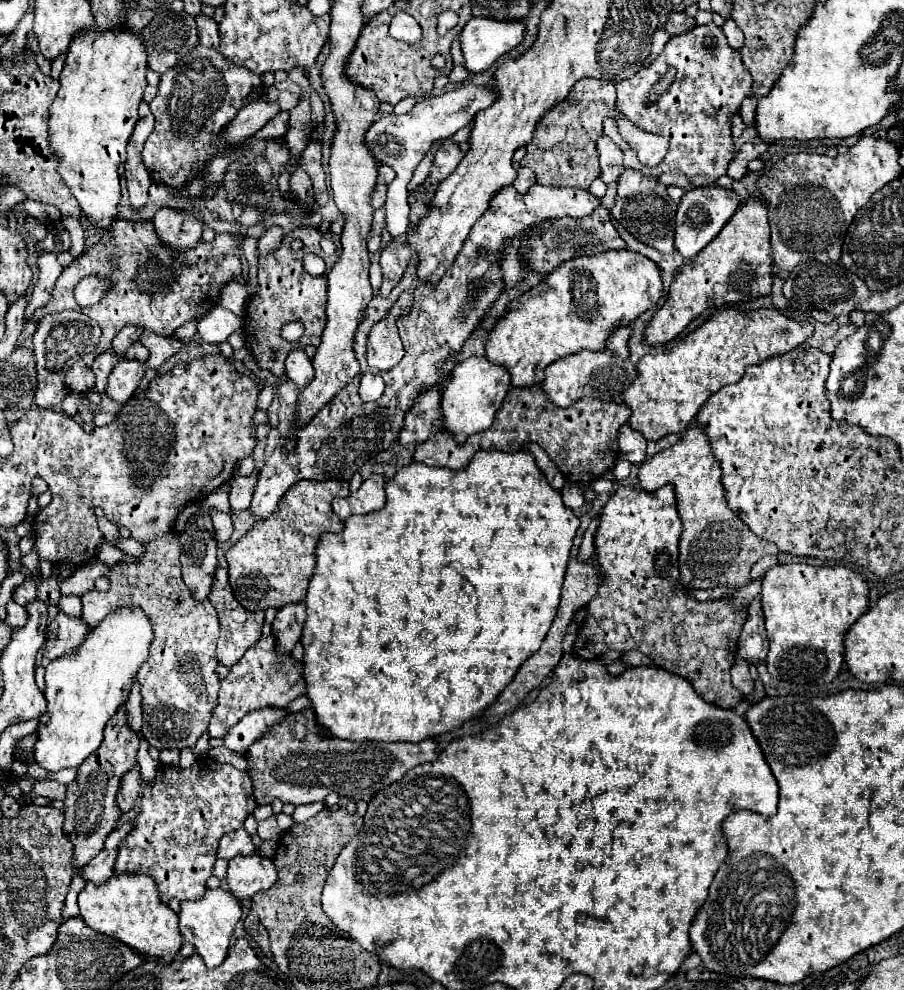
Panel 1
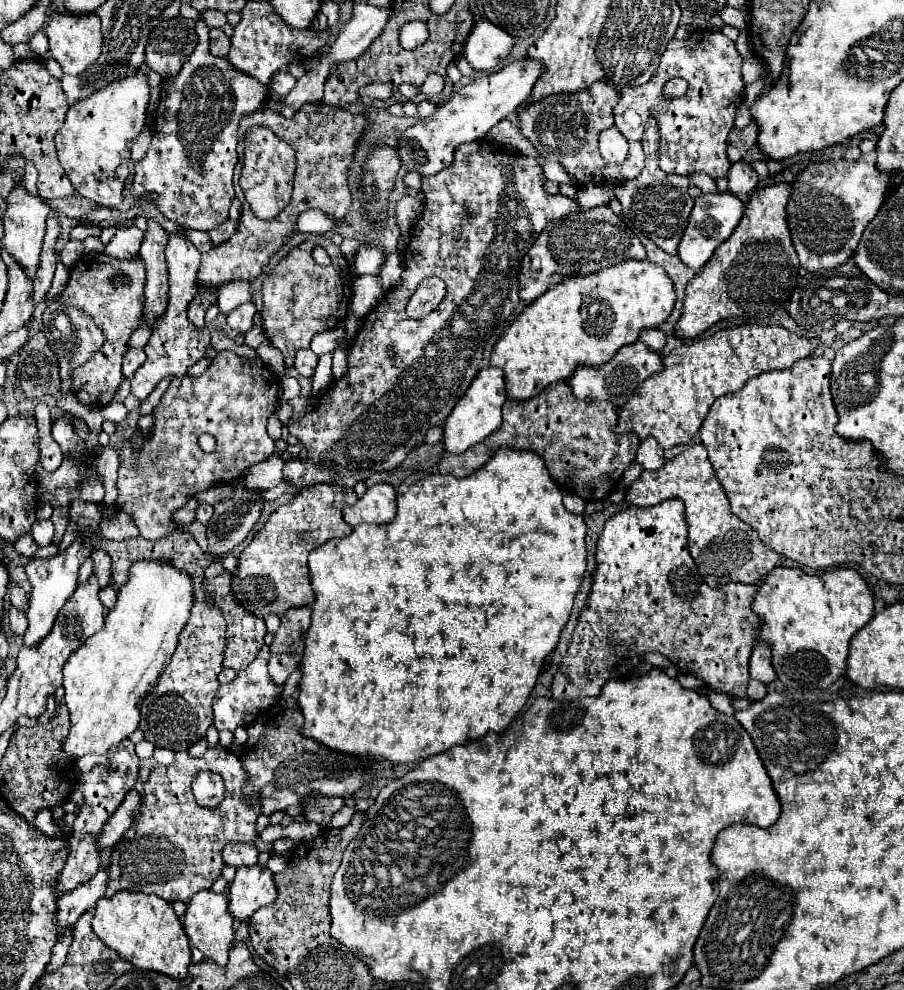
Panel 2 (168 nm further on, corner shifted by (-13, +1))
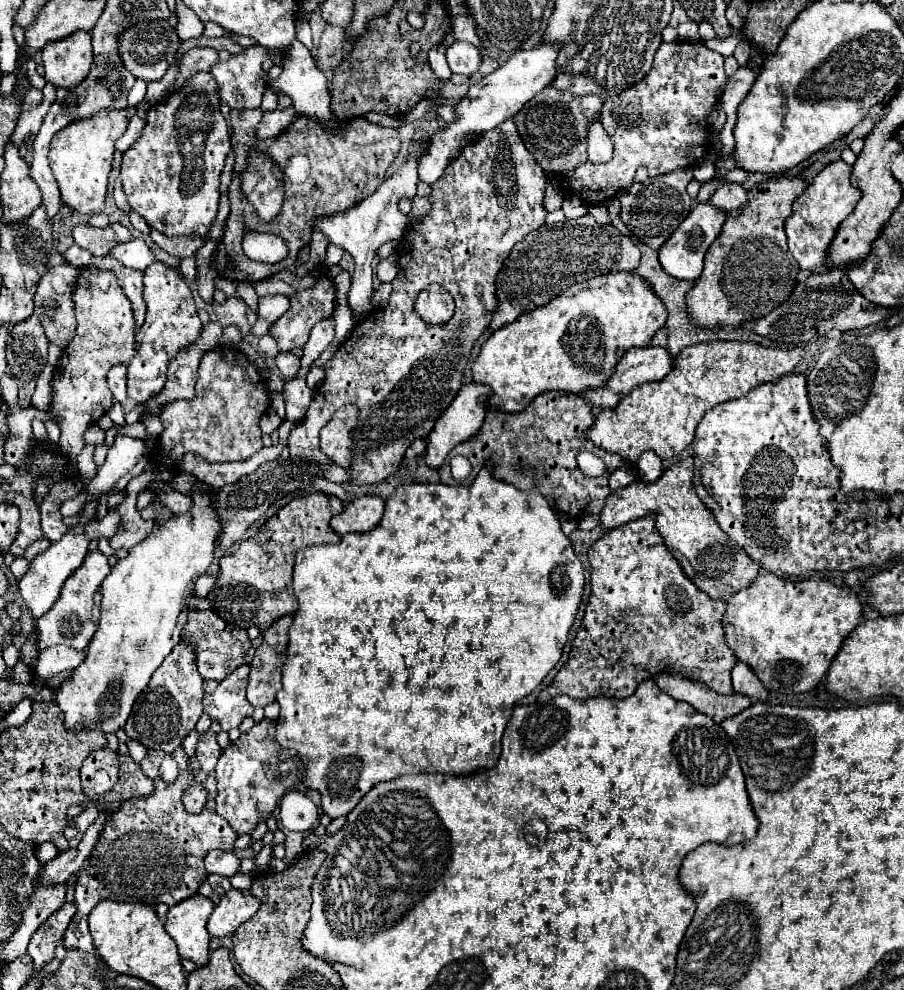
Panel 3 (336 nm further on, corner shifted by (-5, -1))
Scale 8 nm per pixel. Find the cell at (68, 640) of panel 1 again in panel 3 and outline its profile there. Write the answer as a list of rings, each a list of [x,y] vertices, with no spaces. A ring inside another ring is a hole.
[[[99,551],[87,553],[85,561],[81,563],[81,567],[73,573],[73,577],[69,577],[61,589],[61,597],[57,599],[57,603],[49,609],[49,613],[45,613],[45,617],[35,621],[35,629],[37,629],[37,651],[43,653],[45,649],[53,647],[53,645],[67,645],[73,647],[77,651],[83,651],[93,633],[95,633],[95,623],[91,619],[91,607],[93,607],[93,593],[99,589],[101,581],[107,577],[109,573],[109,563],[107,557]]]

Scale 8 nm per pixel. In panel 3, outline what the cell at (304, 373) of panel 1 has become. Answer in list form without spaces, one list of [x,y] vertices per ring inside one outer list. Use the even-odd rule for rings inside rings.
[[[279,353],[275,363],[277,363],[277,369],[281,371],[281,375],[285,375],[289,379],[293,379],[301,369],[301,359],[293,353]]]

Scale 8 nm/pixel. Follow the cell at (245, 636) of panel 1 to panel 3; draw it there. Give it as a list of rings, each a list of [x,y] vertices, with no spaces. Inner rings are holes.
[[[193,595],[189,599],[189,621],[185,629],[181,631],[181,639],[193,643],[197,649],[197,669],[203,679],[215,679],[223,681],[227,675],[231,675],[239,665],[251,663],[255,655],[255,647],[251,645],[251,639],[245,629],[237,629],[217,617],[217,611],[211,607],[211,601],[207,597]]]

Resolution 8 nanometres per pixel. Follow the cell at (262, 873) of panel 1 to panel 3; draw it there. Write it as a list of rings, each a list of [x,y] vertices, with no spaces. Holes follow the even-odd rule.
[[[229,889],[215,905],[209,917],[209,923],[207,923],[209,933],[213,937],[231,935],[241,923],[245,923],[257,913],[259,905],[261,901],[257,901],[257,897],[253,897],[249,891]]]

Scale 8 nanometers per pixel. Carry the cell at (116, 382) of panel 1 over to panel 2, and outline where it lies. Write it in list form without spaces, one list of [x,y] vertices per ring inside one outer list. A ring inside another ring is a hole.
[[[169,233],[165,257],[167,257],[167,277],[169,277],[167,309],[163,315],[157,317],[151,339],[145,345],[147,361],[135,371],[135,377],[131,379],[131,393],[139,401],[145,401],[161,379],[183,377],[187,369],[205,355],[205,347],[209,345],[209,329],[207,327],[197,329],[187,317],[187,307],[197,295],[197,269],[201,263],[201,253],[193,243],[183,239],[183,235]]]

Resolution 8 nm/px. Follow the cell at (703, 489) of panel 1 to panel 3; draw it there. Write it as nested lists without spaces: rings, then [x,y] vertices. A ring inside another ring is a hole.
[[[687,457],[673,467],[665,469],[655,483],[633,481],[631,485],[611,493],[601,511],[601,525],[613,529],[625,525],[633,519],[639,519],[651,511],[657,513],[657,531],[663,535],[667,549],[681,563],[685,575],[709,597],[729,599],[733,593],[749,587],[759,575],[761,565],[751,557],[745,557],[745,551],[733,543],[733,539],[723,533],[717,525],[713,513],[705,509],[705,503],[697,497],[693,489],[693,459]]]

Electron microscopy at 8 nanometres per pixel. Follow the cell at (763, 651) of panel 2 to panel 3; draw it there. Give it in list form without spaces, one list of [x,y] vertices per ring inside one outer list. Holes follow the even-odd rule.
[[[743,661],[735,663],[731,679],[733,679],[733,689],[737,693],[747,695],[753,701],[765,701],[767,699],[765,685],[761,685],[761,681],[757,681],[757,675],[753,673],[753,669],[749,669],[749,665],[745,665]]]

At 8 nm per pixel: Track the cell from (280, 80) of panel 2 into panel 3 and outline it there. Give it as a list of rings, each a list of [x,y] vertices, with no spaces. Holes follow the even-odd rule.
[[[293,41],[293,45],[285,51],[285,63],[283,63],[283,73],[273,79],[269,83],[269,89],[273,93],[285,93],[291,97],[293,101],[293,107],[297,113],[305,113],[309,117],[317,117],[319,121],[325,121],[327,127],[335,125],[337,119],[333,119],[331,111],[329,111],[329,89],[327,89],[327,81],[325,81],[325,75],[315,67],[315,61],[309,53],[309,49],[301,43],[301,41]]]

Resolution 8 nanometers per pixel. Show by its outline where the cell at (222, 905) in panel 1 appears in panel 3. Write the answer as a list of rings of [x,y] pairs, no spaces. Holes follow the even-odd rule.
[[[201,893],[173,905],[165,919],[165,929],[177,943],[179,955],[191,959],[197,967],[209,963],[209,941],[207,921],[213,911],[213,901]]]

